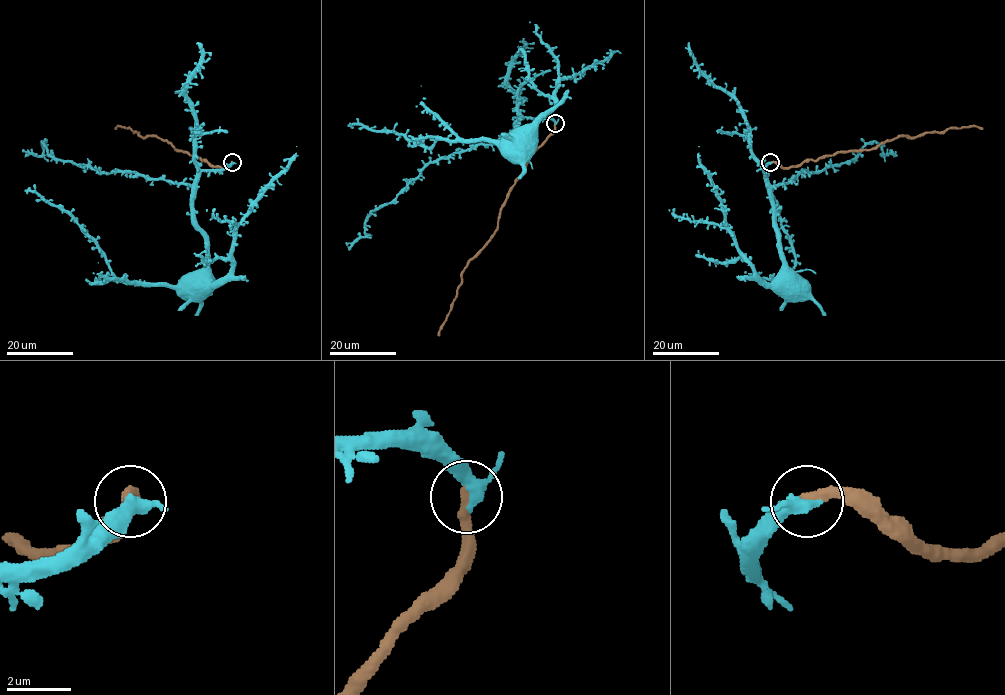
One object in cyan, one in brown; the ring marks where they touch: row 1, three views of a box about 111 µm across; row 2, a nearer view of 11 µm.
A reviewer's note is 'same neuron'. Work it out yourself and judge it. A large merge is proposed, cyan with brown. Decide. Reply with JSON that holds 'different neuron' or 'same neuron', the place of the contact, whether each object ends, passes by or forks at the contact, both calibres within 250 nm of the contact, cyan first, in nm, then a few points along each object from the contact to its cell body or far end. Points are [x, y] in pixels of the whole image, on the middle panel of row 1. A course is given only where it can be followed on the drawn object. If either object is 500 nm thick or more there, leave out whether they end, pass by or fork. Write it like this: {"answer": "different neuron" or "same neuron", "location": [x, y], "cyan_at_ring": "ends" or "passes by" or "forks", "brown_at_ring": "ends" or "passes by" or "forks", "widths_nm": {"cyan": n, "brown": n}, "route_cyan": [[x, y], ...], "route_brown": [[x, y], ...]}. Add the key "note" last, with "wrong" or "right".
{"answer": "different neuron", "location": [555, 123], "cyan_at_ring": "passes by", "brown_at_ring": "ends", "widths_nm": {"cyan": 360, "brown": 380}, "route_cyan": [[555, 123], [546, 118], [525, 117], [516, 125], [529, 136], [520, 138]], "route_brown": [[555, 123], [555, 131], [530, 157], [509, 193], [498, 228], [462, 273], [457, 296], [438, 336]], "note": "wrong"}

